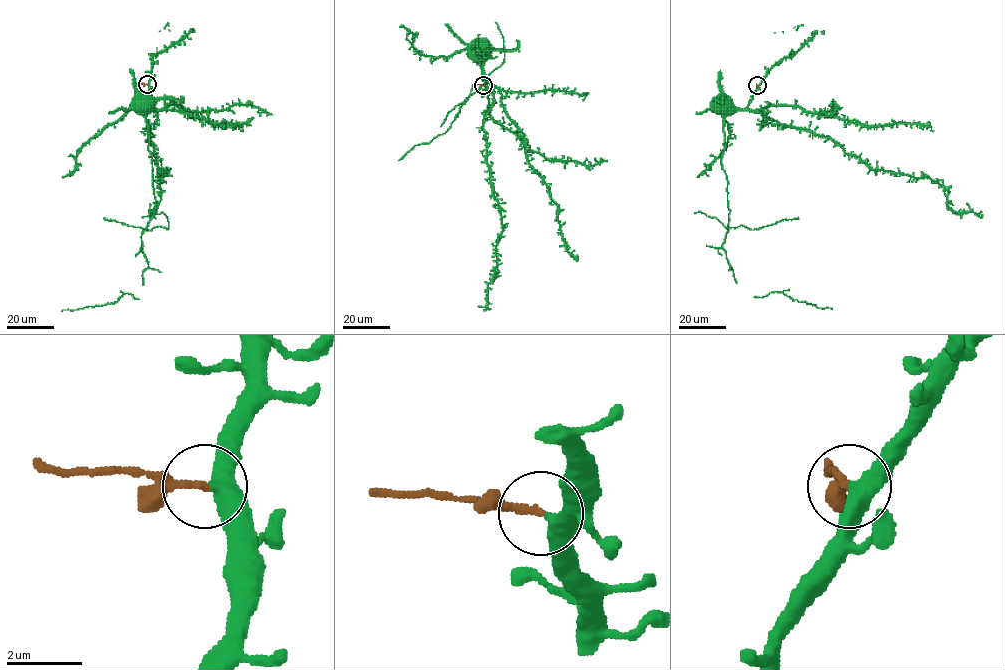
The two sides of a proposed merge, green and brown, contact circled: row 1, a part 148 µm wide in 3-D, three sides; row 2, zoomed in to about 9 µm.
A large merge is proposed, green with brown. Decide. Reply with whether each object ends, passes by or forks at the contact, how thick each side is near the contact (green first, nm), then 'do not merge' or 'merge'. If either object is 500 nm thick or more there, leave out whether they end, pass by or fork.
green passes by | brown ends | 400/200 nm | do not merge

